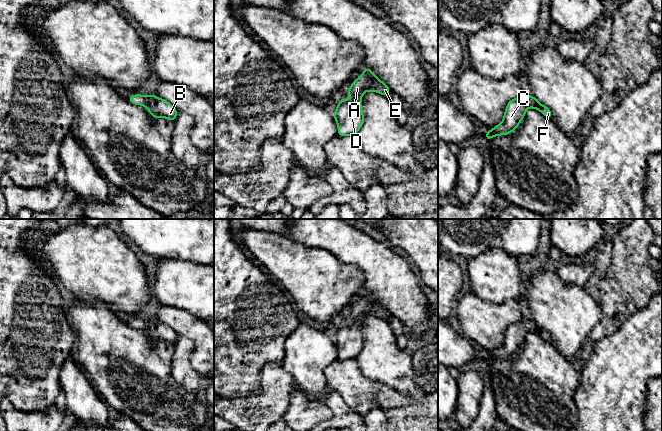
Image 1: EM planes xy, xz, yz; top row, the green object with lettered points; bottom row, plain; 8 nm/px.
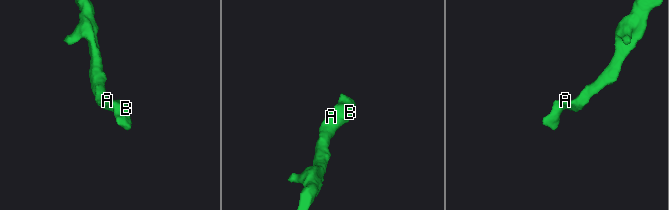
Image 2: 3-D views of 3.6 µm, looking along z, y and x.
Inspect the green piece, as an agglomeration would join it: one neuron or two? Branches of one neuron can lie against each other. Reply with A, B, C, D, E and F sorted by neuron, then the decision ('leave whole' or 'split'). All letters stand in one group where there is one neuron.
A B C D E F | leave whole

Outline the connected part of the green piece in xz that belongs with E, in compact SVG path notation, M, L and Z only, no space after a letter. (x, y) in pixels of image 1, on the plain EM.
M363 292L363 298L358 301L346 316L352 322L344 322L337 328L334 342L338 349L338 360L355 359L364 347L361 322L366 315L376 315L387 320L391 315L389 311L379 304L369 292Z

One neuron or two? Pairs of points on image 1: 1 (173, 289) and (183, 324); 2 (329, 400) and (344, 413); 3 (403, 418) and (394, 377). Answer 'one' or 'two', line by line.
1: two
2: one
3: two

